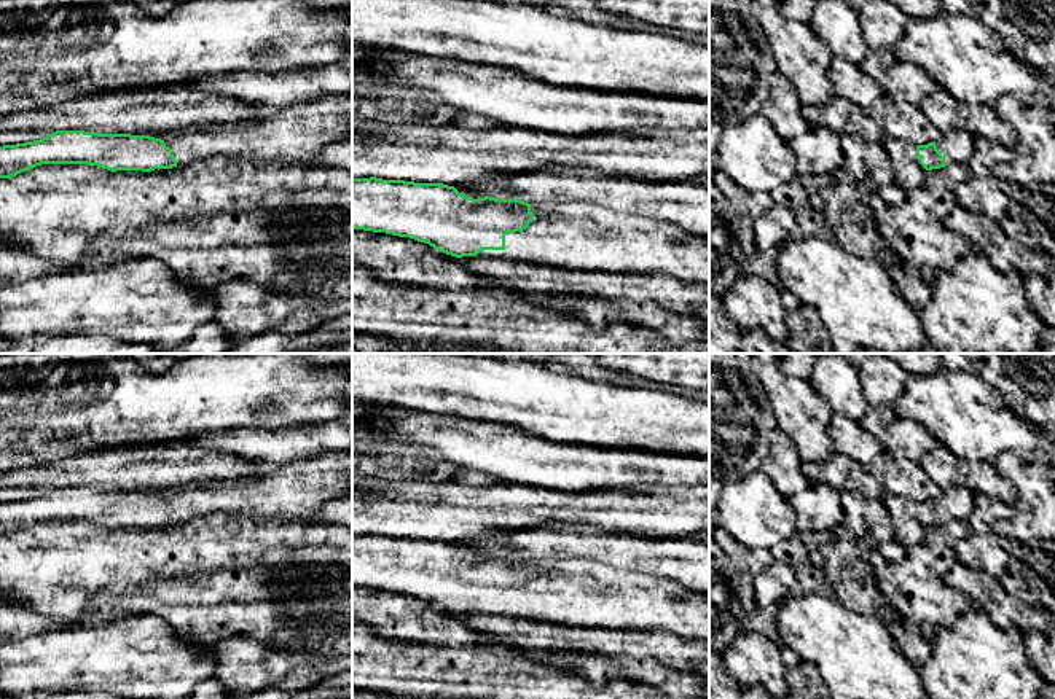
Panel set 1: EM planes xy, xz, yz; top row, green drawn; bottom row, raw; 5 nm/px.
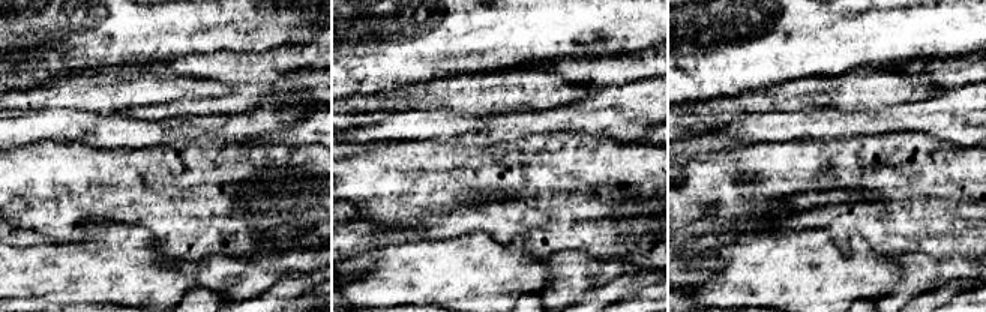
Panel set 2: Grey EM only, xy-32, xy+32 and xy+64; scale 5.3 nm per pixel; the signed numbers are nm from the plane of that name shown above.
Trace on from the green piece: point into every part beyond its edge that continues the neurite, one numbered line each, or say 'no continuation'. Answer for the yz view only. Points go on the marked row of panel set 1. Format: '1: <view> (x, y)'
1: yz (955, 148)

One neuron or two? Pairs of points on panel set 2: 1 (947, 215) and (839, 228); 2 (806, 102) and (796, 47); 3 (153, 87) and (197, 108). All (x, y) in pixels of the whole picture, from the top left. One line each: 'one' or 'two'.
1: one
2: two
3: two

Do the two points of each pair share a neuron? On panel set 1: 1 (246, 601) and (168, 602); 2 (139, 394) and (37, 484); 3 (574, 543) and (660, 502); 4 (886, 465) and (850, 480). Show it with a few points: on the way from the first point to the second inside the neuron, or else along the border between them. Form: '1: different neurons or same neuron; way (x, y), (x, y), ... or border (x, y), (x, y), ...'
1: same neuron; way (227, 610), (190, 610), (187, 607)
2: different neurons; border (104, 449), (80, 452), (51, 464), (31, 467)
3: different neurons; border (566, 526), (604, 529), (639, 537)
4: different neurons; border (864, 467), (885, 494)

